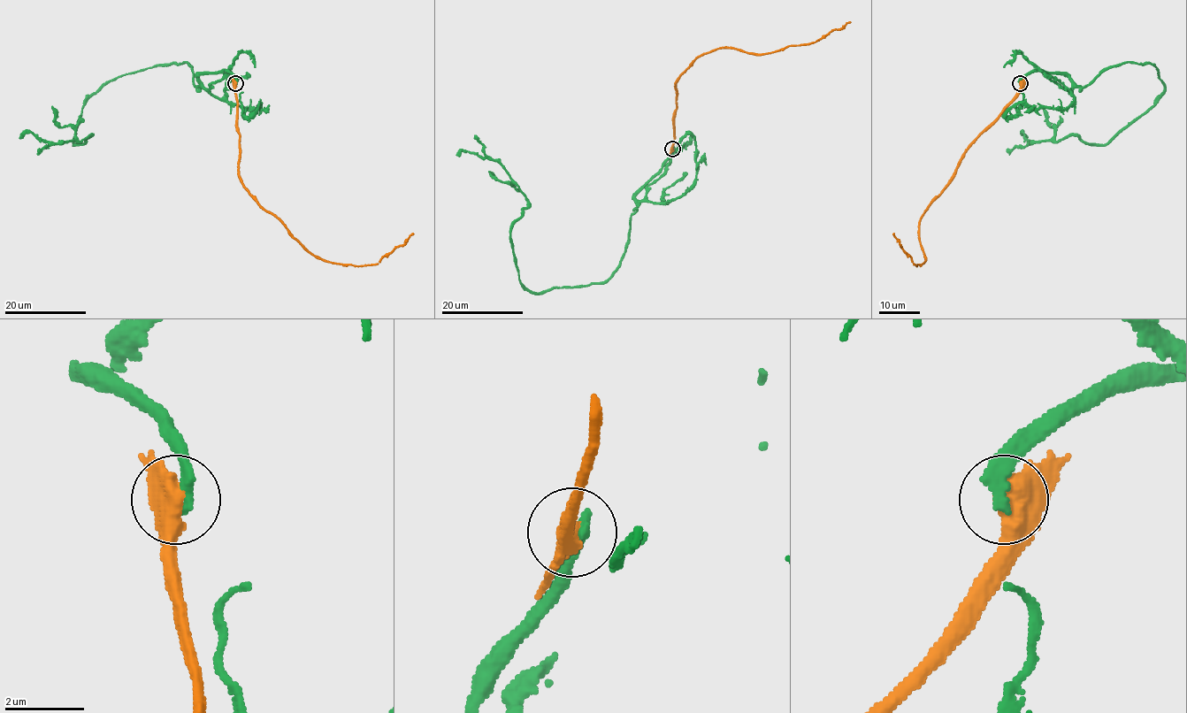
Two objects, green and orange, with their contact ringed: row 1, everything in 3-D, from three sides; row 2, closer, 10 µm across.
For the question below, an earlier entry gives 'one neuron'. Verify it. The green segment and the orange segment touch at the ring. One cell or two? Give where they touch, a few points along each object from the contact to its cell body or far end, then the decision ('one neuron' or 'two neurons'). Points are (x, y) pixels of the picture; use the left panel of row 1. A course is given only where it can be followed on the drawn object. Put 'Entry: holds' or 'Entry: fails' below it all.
place (235, 83); course green (236, 83), (202, 72), (197, 88), (186, 62), (154, 65), (93, 95), (82, 144), (90, 135), (19, 138); course orange (234, 83), (239, 177), (248, 193), (311, 253), (341, 264), (376, 264), (414, 233); two neurons
Entry: fails

